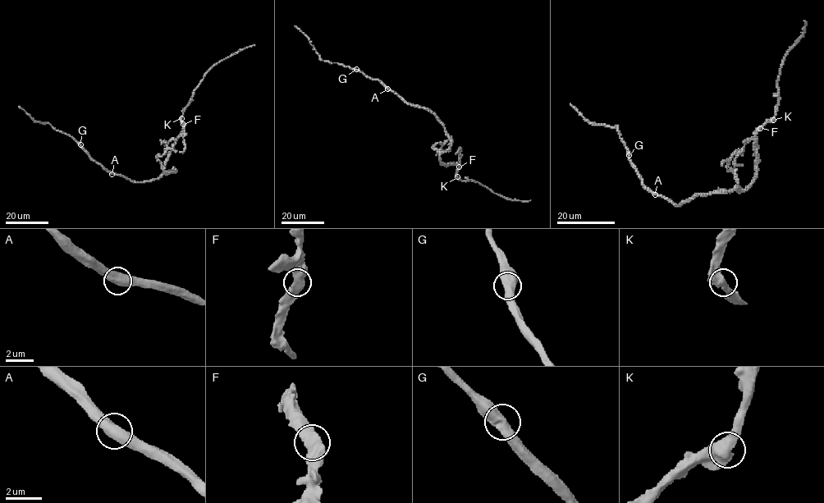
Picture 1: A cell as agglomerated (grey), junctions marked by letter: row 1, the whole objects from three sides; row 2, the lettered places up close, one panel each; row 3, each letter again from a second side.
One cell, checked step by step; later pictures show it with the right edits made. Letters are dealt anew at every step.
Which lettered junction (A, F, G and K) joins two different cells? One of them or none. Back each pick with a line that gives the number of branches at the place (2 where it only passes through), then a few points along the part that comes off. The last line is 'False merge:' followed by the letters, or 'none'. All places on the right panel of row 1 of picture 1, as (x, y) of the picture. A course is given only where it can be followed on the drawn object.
False merge: none

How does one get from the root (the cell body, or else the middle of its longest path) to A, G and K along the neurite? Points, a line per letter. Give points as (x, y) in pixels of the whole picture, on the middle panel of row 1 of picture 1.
A: (445, 128), (432, 113), (408, 104), (387, 89)
G: (445, 128), (427, 110), (408, 104), (377, 80), (370, 79), (356, 69)
K: (445, 128), (450, 146), (441, 154), (440, 161), (443, 163), (458, 163), (457, 176)

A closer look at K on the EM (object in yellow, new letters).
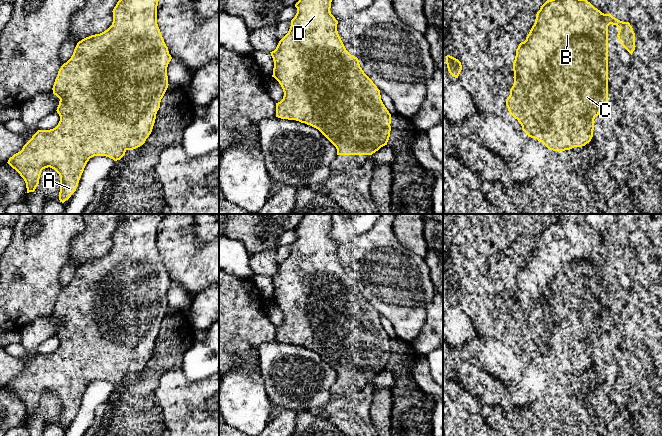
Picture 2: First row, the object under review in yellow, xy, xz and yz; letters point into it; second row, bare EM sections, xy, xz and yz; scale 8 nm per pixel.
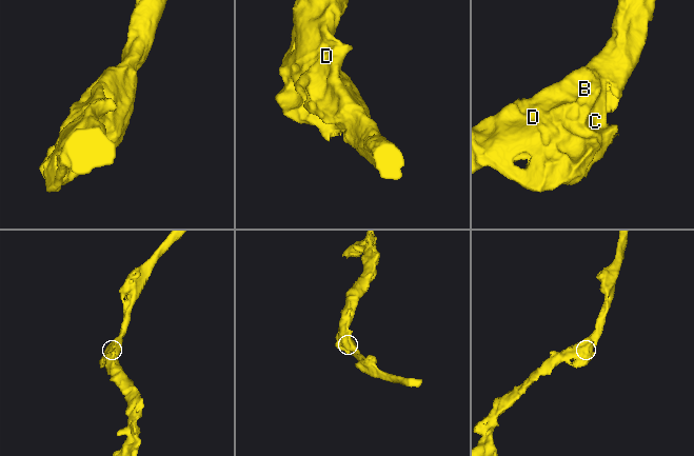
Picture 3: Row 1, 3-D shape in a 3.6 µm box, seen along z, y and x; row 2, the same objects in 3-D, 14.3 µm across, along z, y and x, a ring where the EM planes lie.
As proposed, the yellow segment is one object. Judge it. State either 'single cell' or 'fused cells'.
single cell

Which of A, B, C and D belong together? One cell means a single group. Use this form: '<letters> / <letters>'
A B C D

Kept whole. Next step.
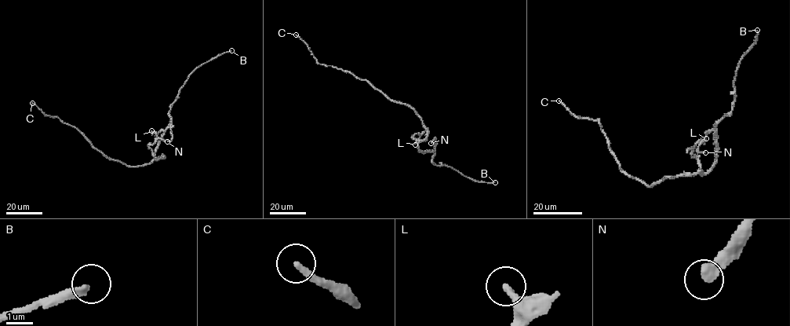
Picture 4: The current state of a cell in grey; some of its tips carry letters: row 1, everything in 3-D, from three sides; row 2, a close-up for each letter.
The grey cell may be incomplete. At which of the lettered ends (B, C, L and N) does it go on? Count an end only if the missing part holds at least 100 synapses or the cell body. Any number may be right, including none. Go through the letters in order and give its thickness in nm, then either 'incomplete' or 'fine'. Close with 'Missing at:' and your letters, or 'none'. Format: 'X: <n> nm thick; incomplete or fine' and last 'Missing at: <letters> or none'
B: 300 nm thick; incomplete
C: 260 nm thick; fine
L: 320 nm thick; fine
N: 440 nm thick; fine
Missing at: B

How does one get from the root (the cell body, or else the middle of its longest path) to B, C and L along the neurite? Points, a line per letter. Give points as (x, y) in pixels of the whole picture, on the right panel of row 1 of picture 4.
B: (675, 176), (705, 173), (715, 162), (716, 125), (731, 110), (737, 64), (755, 42), (757, 30)
C: (675, 176), (666, 176), (653, 185), (630, 177), (620, 167), (599, 121), (577, 117), (558, 100)
L: (675, 176), (700, 173), (700, 165), (691, 156), (692, 148), (700, 141), (706, 138)

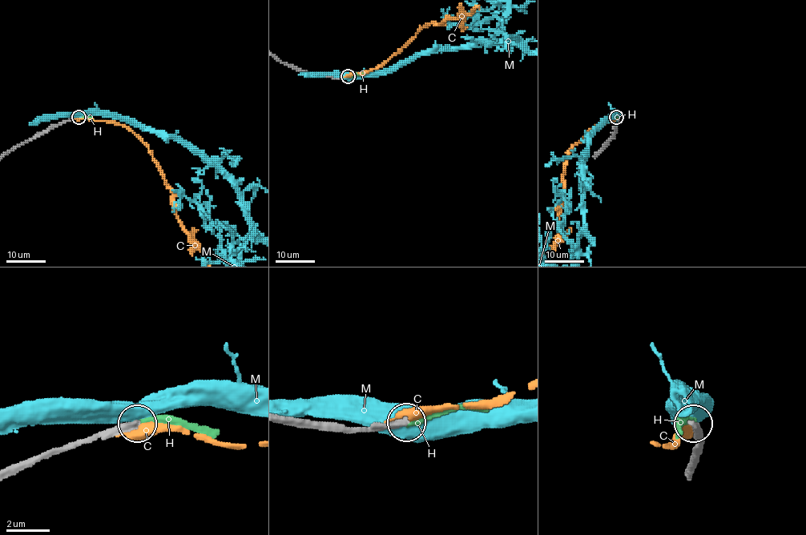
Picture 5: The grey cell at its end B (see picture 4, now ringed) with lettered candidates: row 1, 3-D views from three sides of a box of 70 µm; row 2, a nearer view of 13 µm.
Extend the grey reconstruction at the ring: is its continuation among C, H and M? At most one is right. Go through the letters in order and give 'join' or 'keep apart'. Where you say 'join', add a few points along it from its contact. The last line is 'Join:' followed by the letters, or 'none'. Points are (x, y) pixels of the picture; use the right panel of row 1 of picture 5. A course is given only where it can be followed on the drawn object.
C: keep apart
H: join
M: keep apart
Join: H

